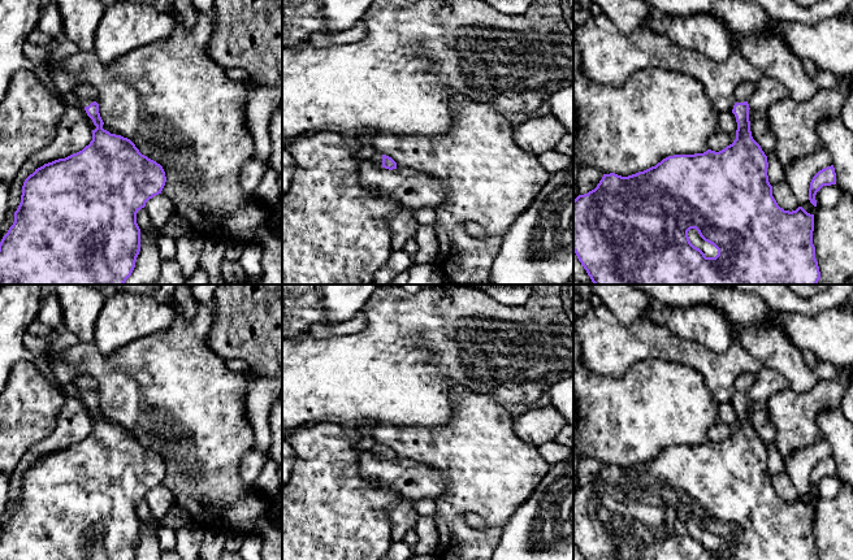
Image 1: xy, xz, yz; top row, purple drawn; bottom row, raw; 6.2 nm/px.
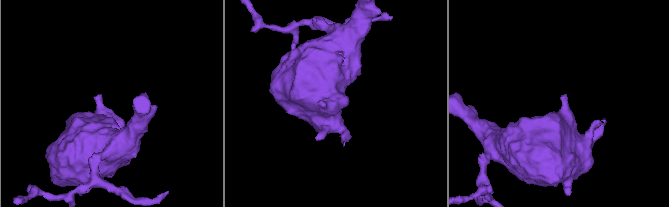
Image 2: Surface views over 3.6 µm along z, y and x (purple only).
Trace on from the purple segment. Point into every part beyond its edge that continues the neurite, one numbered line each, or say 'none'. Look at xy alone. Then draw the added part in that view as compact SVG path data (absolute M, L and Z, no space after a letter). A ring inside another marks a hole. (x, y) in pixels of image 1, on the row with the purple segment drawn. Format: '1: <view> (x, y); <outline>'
1: xy (86, 94); M81 84L74 91L83 107L96 101L96 91L88 84Z

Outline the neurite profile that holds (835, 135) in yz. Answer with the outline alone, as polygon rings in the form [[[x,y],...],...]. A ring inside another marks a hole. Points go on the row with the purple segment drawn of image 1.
[[[826,118],[817,131],[824,148],[831,153],[836,186],[853,196],[853,134],[840,118]]]

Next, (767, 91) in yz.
[[[762,75],[749,97],[749,121],[753,139],[761,146],[766,156],[775,151],[776,140],[768,126],[768,107],[788,96],[787,87],[771,78]]]

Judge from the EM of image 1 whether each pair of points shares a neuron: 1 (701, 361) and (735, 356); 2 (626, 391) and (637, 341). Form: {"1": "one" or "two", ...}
{"1": "one", "2": "two"}

